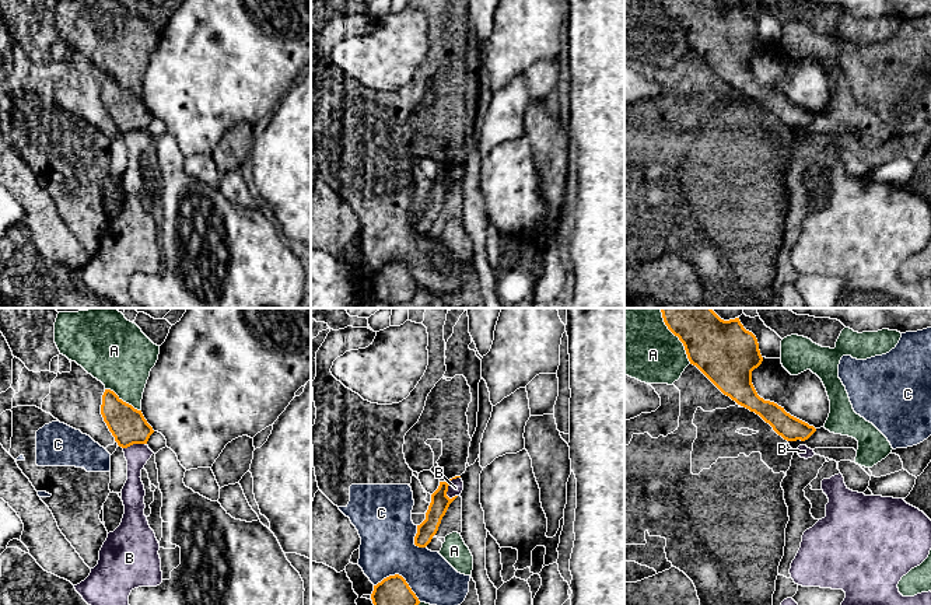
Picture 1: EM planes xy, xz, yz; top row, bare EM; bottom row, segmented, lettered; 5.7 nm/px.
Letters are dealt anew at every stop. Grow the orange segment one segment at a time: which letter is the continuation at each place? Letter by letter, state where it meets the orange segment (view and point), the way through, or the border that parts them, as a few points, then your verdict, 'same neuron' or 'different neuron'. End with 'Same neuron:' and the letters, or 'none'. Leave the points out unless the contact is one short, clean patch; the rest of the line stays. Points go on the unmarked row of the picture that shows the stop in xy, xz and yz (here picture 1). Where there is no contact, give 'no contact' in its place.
A: contact yz (679, 25); different neuron
B: contact xz (448, 171); border xz (459, 163), (450, 168), (447, 178), (450, 185); different neuron
C: contact xz (401, 262); different neuron
Same neuron: none

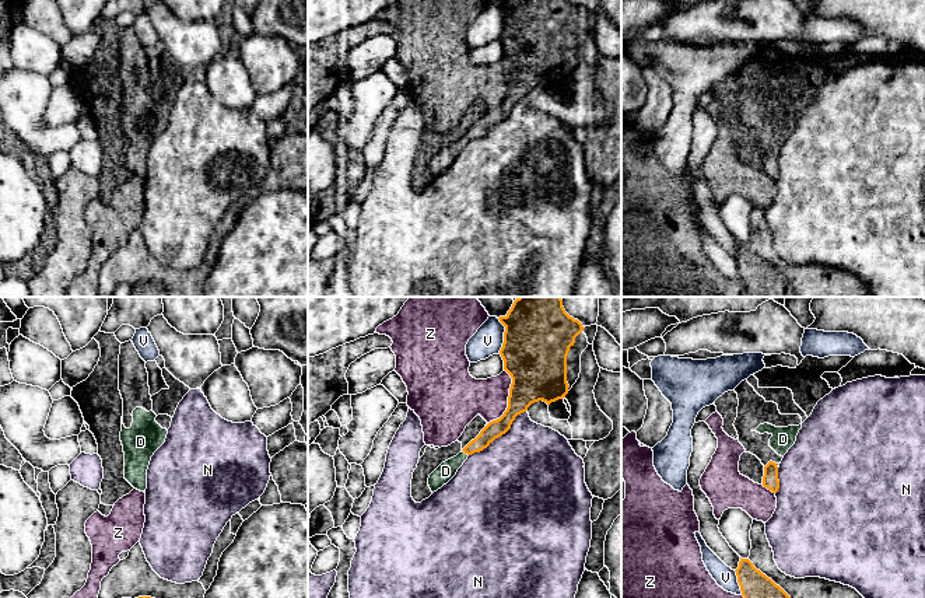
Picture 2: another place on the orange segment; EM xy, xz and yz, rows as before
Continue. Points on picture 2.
D: contact xz (465, 139); way xz (494, 115), (465, 139), (445, 157); same neuron
N: contact xz (500, 122); different neuron
V: contact xz (504, 21); different neuron
Z: contact xz (508, 84); different neuron
Same neuron: D

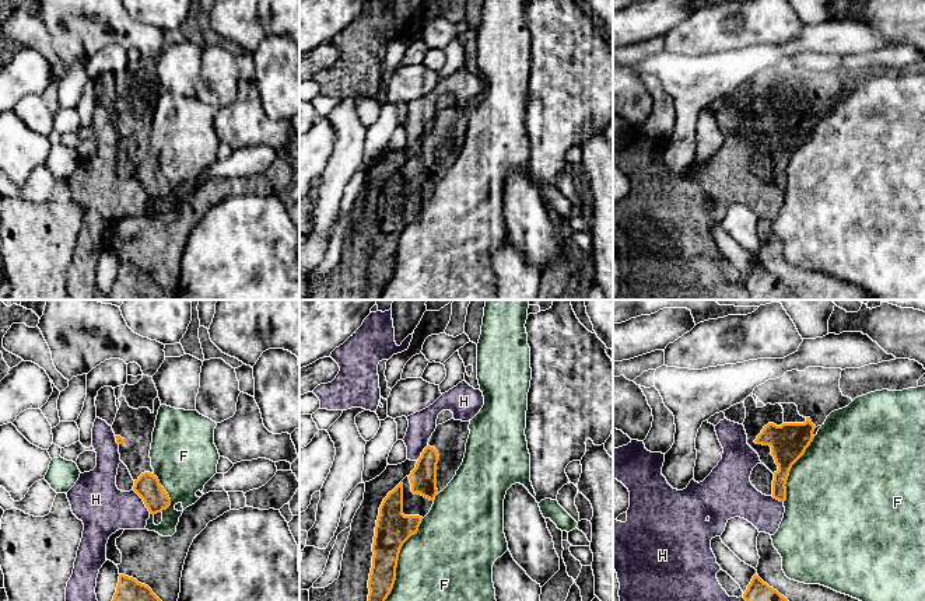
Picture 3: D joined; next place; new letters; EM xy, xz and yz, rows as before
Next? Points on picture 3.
F: contact xz (396, 252); different neuron
H: contact xy (143, 187); different neuron
Same neuron: none

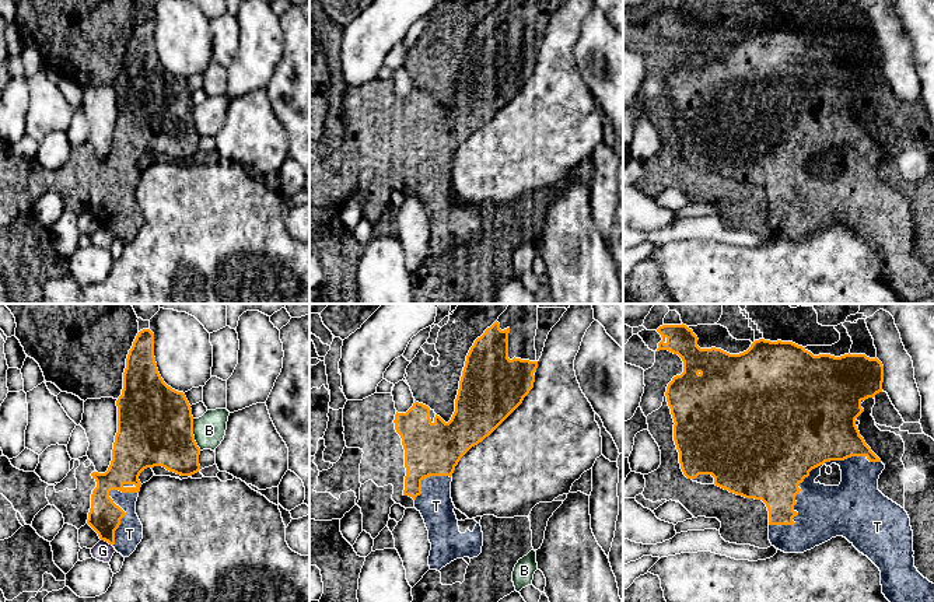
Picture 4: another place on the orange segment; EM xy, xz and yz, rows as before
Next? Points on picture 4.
B: contact xy (192, 121); different neuron
G: contact xy (107, 227); border xy (101, 226), (112, 233); different neuron
T: contact yz (808, 161); same neuron
Same neuron: T

